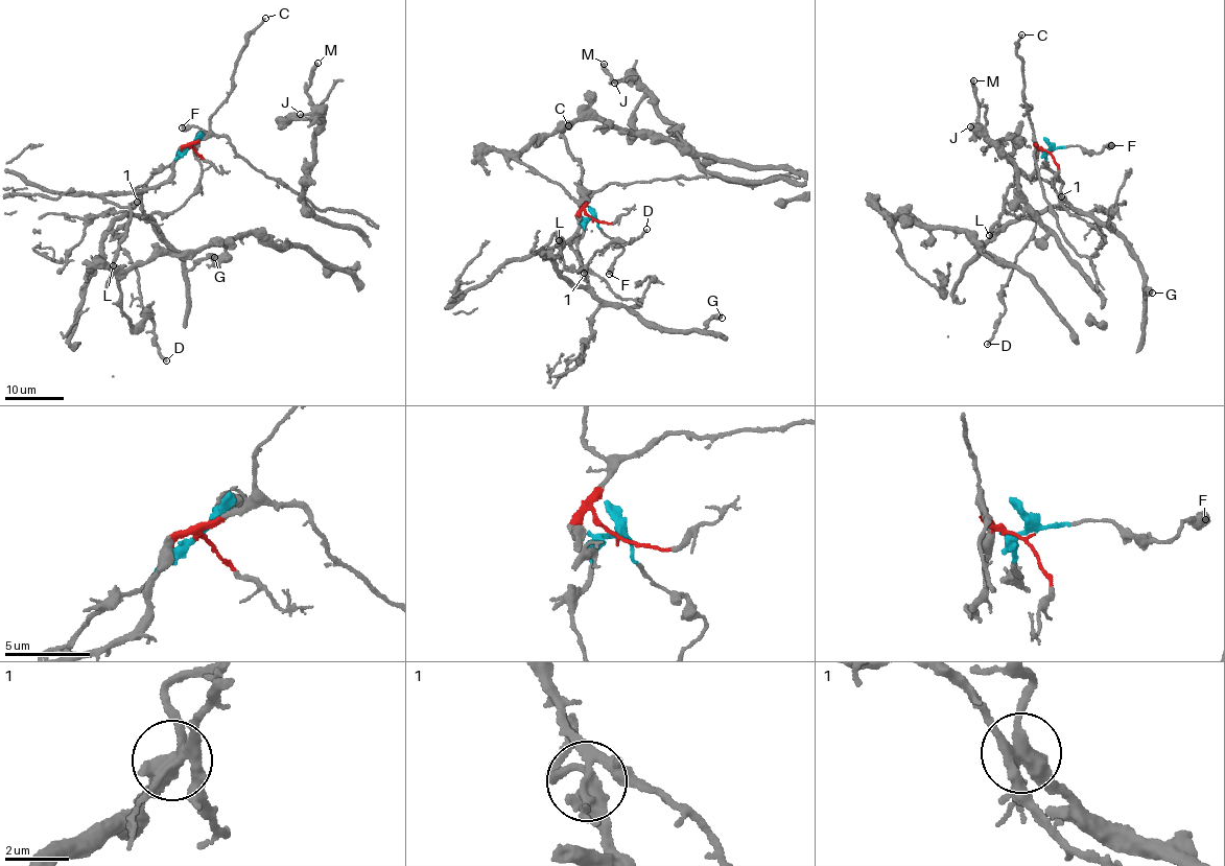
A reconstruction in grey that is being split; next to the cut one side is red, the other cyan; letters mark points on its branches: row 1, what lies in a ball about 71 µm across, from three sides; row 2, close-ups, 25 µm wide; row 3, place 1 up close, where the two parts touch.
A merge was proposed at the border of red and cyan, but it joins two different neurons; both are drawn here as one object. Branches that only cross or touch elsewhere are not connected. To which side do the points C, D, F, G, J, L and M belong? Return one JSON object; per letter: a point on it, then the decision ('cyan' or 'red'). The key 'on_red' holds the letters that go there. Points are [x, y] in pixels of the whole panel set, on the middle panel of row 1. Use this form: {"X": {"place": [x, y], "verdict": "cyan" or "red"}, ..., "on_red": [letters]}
{"C": {"place": [568, 125], "verdict": "red"}, "D": {"place": [646, 229], "verdict": "cyan"}, "F": {"place": [609, 274], "verdict": "cyan"}, "G": {"place": [722, 318], "verdict": "cyan"}, "J": {"place": [614, 83], "verdict": "red"}, "L": {"place": [559, 240], "verdict": "red"}, "M": {"place": [604, 64], "verdict": "red"}, "on_red": ["C", "J", "L", "M"]}

